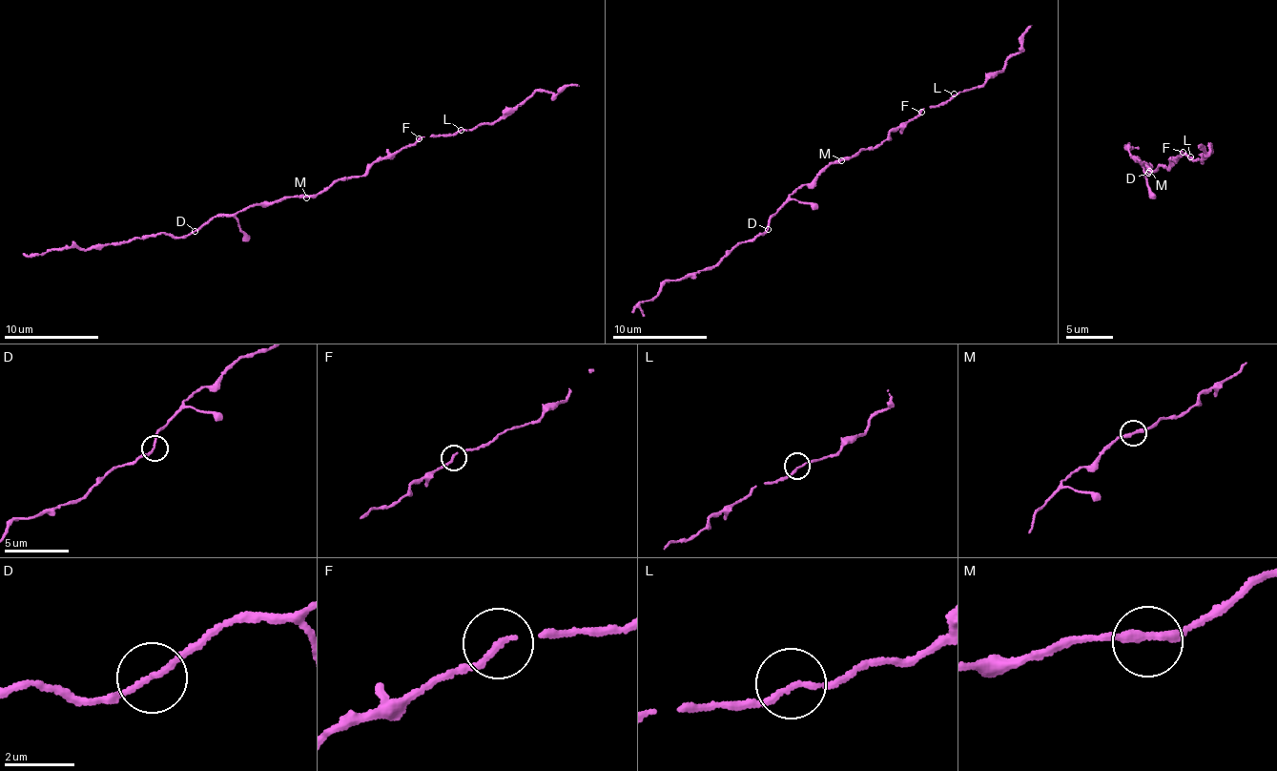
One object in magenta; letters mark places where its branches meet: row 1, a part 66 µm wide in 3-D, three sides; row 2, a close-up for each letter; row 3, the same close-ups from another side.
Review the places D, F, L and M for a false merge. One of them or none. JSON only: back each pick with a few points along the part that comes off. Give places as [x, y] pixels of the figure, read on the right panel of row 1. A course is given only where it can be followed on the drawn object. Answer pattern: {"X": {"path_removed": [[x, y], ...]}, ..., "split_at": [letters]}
{"split_at": []}

